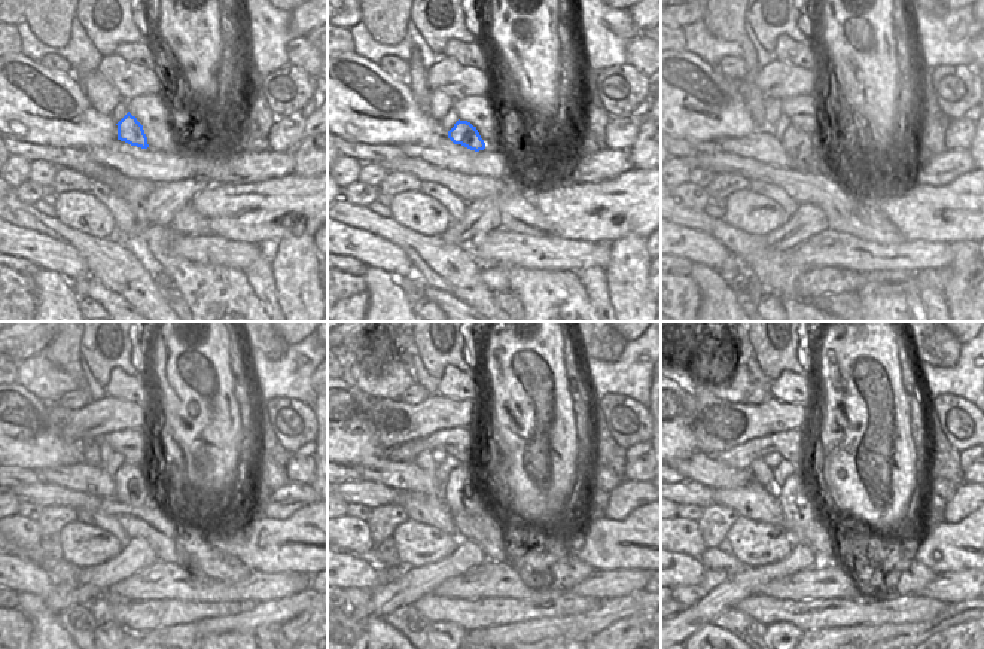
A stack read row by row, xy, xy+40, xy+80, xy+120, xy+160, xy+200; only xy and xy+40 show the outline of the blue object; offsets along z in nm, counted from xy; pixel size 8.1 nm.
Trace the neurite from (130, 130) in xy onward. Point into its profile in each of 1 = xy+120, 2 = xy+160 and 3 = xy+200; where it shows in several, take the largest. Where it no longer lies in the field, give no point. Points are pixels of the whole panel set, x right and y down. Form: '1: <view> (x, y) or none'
1: xy+120 (131, 486)
2: xy+160 (460, 491)
3: xy+200 (798, 506)

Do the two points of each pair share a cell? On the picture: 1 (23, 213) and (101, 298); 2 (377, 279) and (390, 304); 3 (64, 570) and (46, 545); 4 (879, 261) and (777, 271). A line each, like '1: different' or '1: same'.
1: different
2: same
3: different
4: different

